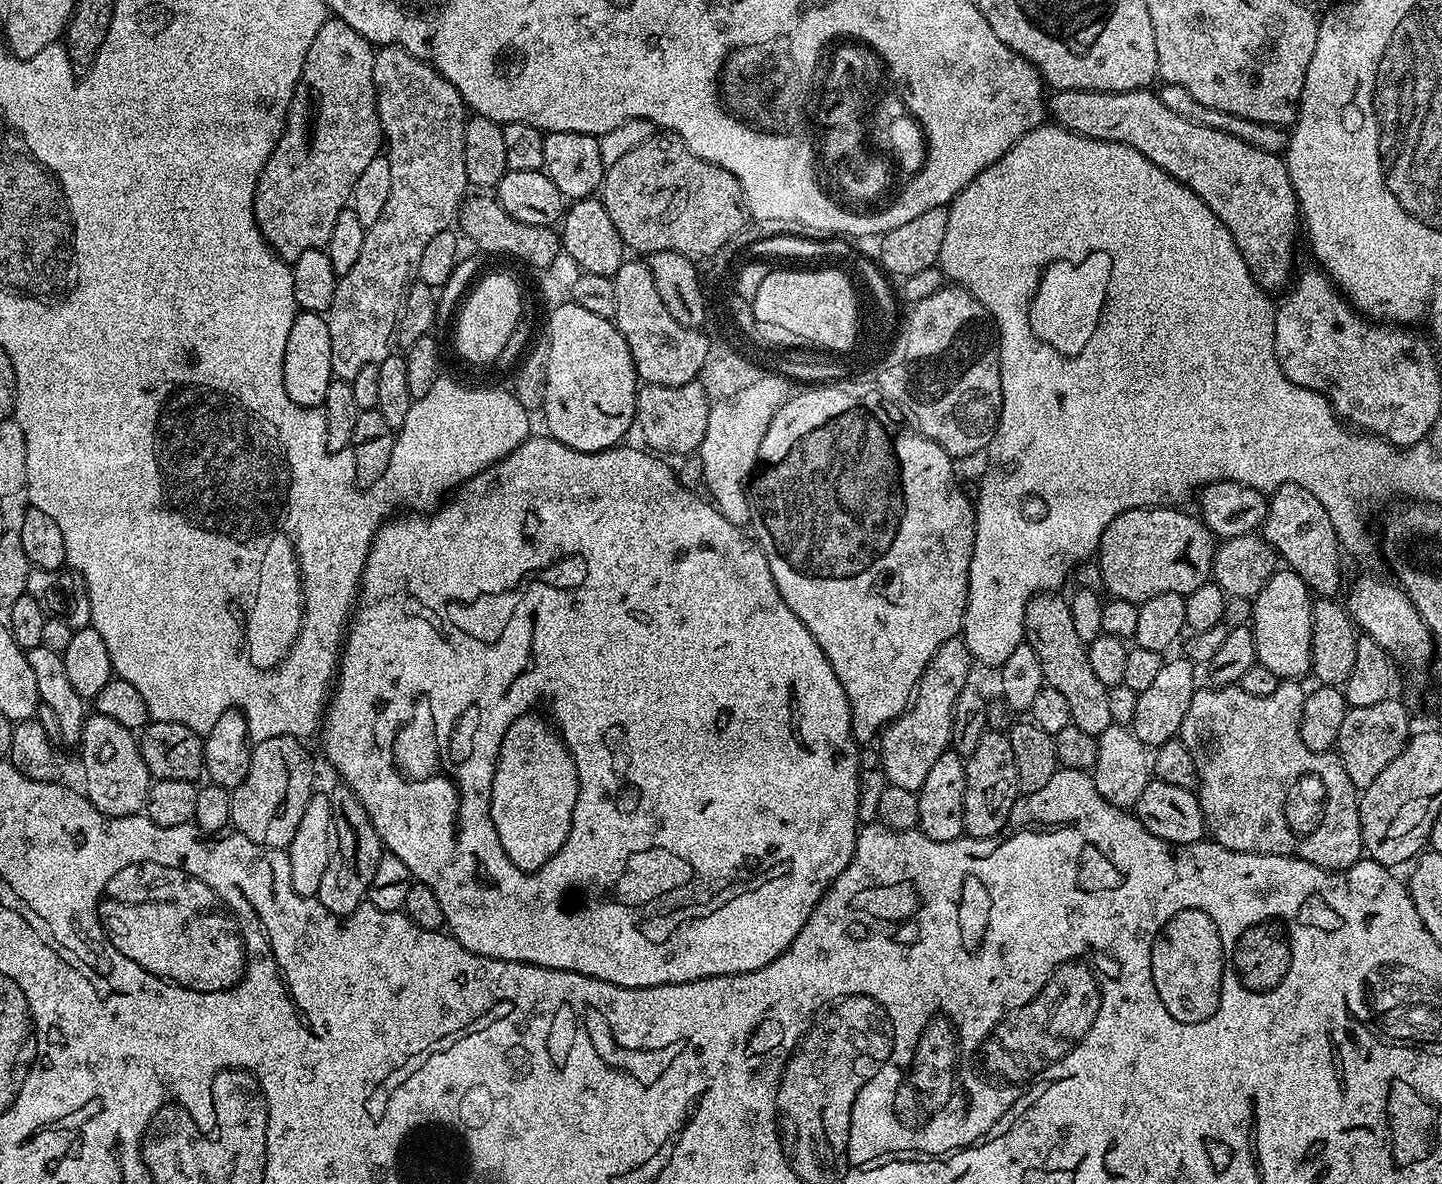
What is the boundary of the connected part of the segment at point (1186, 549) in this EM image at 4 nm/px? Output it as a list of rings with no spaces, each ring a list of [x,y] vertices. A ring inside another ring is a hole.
[[[1161,506],[1158,508],[1131,508],[1106,526],[1100,539],[1098,563],[1101,570],[1103,587],[1108,590],[1109,597],[1118,600],[1129,600],[1137,606],[1146,603],[1158,594],[1178,594],[1189,596],[1198,586],[1209,583],[1212,574],[1214,554],[1218,547],[1217,537],[1212,535],[1208,525],[1199,515],[1179,512],[1176,506]]]

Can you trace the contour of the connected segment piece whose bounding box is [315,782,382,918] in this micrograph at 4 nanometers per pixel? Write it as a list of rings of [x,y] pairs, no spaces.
[[[340,782],[337,785],[337,788],[331,789],[330,792],[334,805],[334,816],[339,823],[341,820],[348,827],[348,840],[352,843],[352,870],[361,879],[361,882],[354,880],[351,884],[343,886],[344,880],[338,870],[339,865],[333,862],[330,866],[326,866],[326,874],[322,874],[322,886],[318,886],[315,897],[322,902],[322,906],[326,906],[329,916],[343,918],[350,916],[354,910],[358,910],[360,905],[367,901],[367,884],[374,882],[374,870],[378,870],[382,845],[380,836],[370,822],[370,814],[366,814],[360,798],[349,790],[347,784]]]

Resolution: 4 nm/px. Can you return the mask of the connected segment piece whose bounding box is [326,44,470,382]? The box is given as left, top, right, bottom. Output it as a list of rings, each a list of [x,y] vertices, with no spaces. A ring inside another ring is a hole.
[[[398,44],[377,47],[375,53],[376,113],[390,162],[390,198],[386,198],[386,206],[378,222],[366,229],[358,262],[354,262],[345,276],[337,279],[334,298],[326,313],[330,326],[332,374],[335,379],[349,382],[358,370],[362,370],[362,366],[380,365],[393,351],[400,312],[404,309],[410,286],[417,283],[416,271],[424,248],[434,234],[445,231],[451,225],[448,223],[457,219],[460,205],[466,199],[464,191],[470,188],[463,150],[466,105],[458,90],[432,65],[412,56]]]

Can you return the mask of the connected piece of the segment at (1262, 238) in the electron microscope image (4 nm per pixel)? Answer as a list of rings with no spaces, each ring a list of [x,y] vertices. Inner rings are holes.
[[[1070,90],[1057,91],[1053,96],[1056,97],[1050,100],[1050,116],[1060,127],[1086,138],[1113,140],[1130,146],[1198,194],[1198,198],[1214,210],[1222,226],[1230,230],[1238,254],[1242,254],[1250,274],[1261,288],[1273,290],[1289,283],[1293,275],[1296,228],[1298,232],[1298,205],[1287,163],[1281,157],[1279,160],[1274,153],[1255,148],[1220,128],[1207,128],[1179,116],[1152,90]]]

